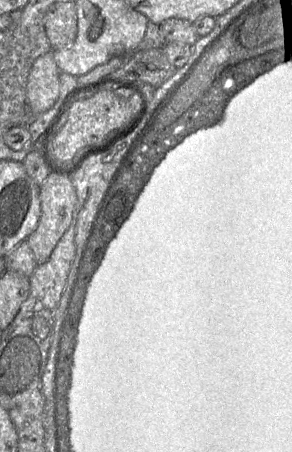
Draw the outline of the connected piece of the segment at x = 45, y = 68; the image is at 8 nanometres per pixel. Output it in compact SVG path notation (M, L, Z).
M52 51L34 61L26 85L29 118L37 117L55 104L60 91L59 76Z

